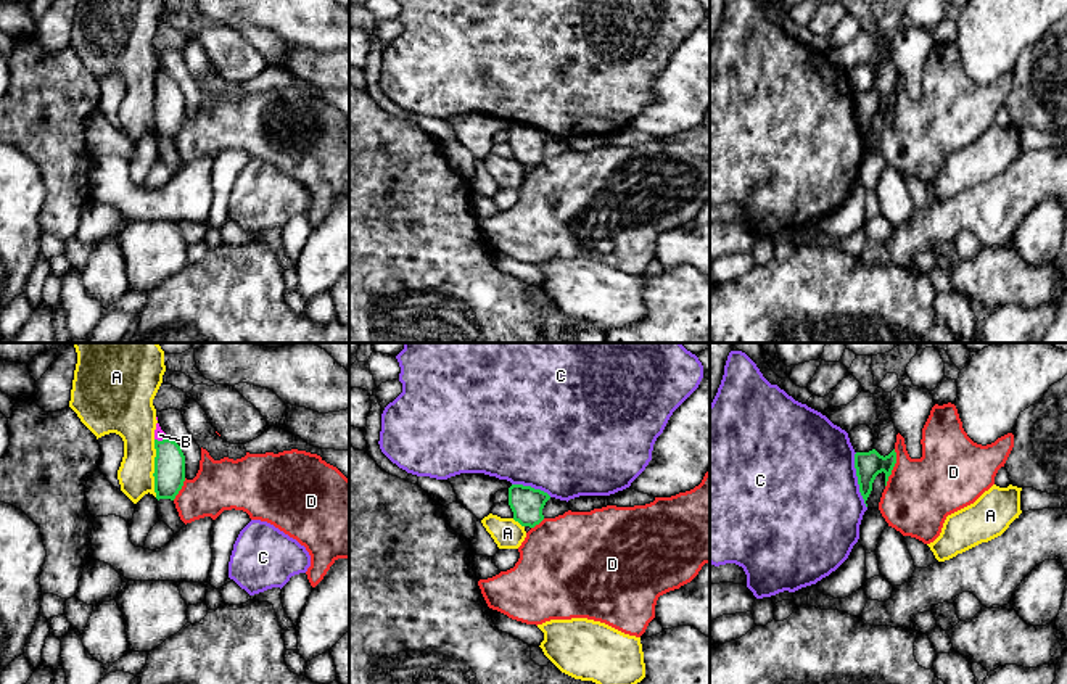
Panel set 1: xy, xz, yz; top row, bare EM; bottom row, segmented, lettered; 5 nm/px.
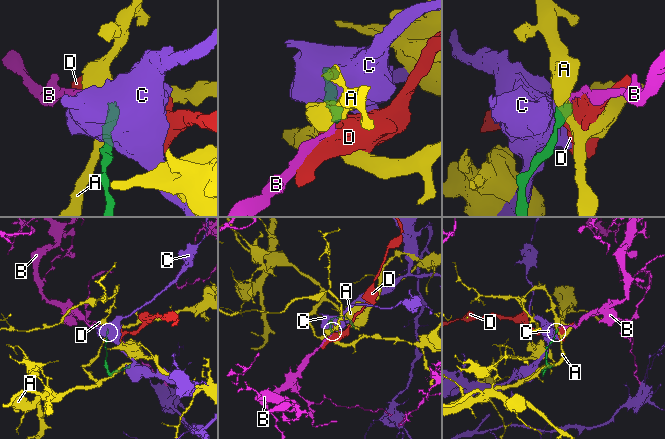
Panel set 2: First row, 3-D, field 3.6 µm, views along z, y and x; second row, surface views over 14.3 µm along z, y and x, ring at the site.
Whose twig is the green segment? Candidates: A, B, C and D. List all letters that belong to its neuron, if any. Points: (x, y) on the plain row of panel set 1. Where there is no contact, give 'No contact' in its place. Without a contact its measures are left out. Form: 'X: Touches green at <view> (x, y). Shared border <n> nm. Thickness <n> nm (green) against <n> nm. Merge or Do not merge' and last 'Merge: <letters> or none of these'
A: Touches green at xy (155, 108). Shared border 280 nm. Thickness 160 nm (green) against 200 nm. Do not merge
B: Touches green at xy (163, 79). Shared border 70 nm. Thickness 160 nm (green) against 60 nm. Merge
C: Touches green at yz (858, 119). Shared border 280 nm. Thickness 130 nm (green) against 480 nm. Do not merge
D: Touches green at yz (892, 108). Shared border 200 nm. Thickness 130 nm (green) against 360 nm. Do not merge
Merge: B

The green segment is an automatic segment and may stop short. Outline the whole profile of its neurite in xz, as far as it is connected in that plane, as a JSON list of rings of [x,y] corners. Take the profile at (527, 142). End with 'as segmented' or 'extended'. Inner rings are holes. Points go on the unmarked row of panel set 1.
[[[512,124],[509,127],[509,145],[513,159],[521,166],[534,167],[544,159],[542,148],[550,135],[531,126]]] | as segmented

